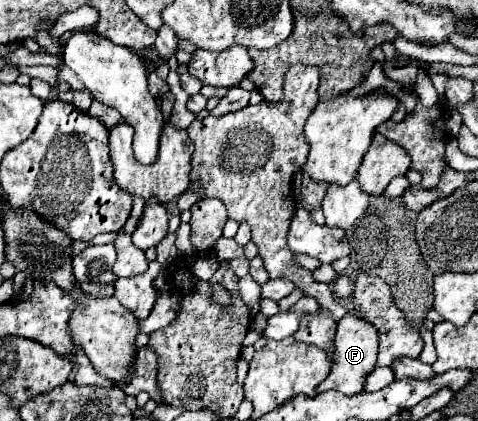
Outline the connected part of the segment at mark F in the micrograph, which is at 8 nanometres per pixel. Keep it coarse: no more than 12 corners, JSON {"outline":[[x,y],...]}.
{"outline":[[345,314],[337,324],[329,374],[317,394],[361,394],[377,362],[379,334]]}

